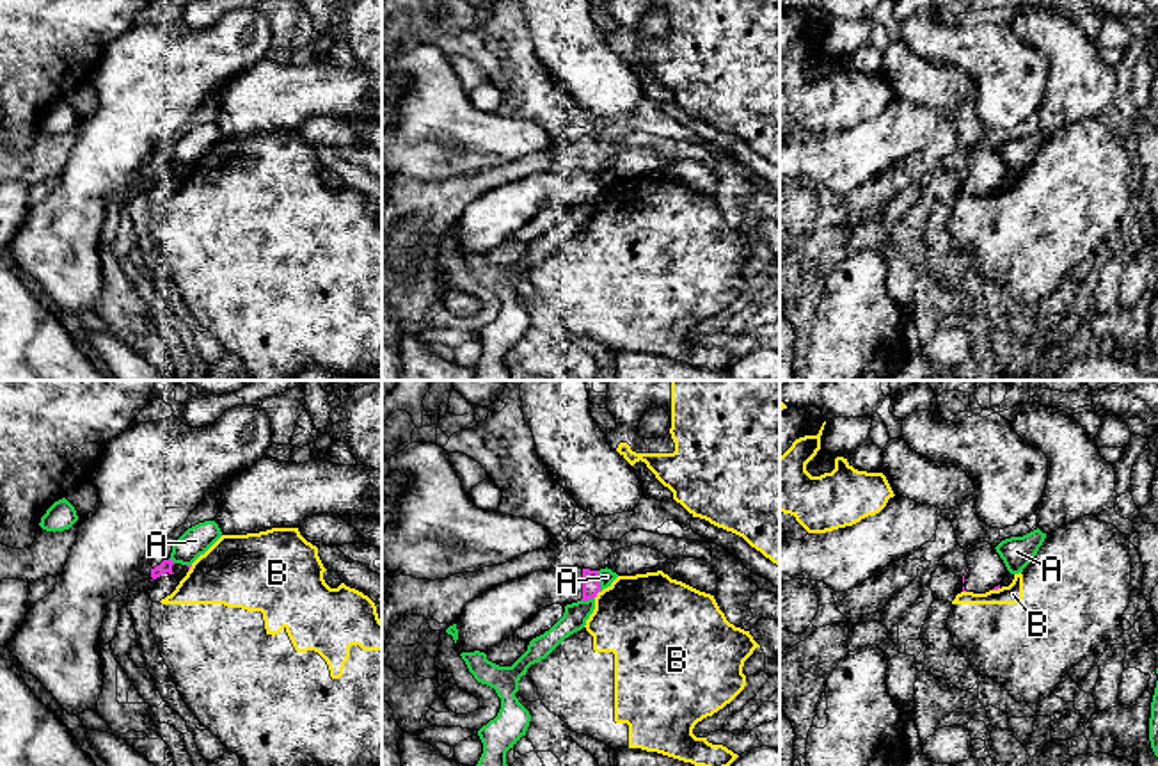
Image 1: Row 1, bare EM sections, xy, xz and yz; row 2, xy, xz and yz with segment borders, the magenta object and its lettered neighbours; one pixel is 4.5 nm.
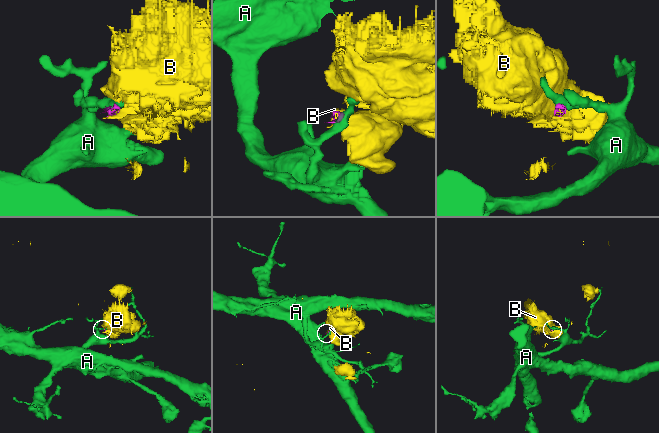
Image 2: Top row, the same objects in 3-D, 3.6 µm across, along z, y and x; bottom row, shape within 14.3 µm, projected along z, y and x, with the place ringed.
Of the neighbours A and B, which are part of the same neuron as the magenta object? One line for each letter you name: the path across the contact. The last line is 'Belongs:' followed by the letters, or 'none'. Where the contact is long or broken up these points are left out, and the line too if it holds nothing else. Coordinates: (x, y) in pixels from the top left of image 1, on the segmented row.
Belongs: none

